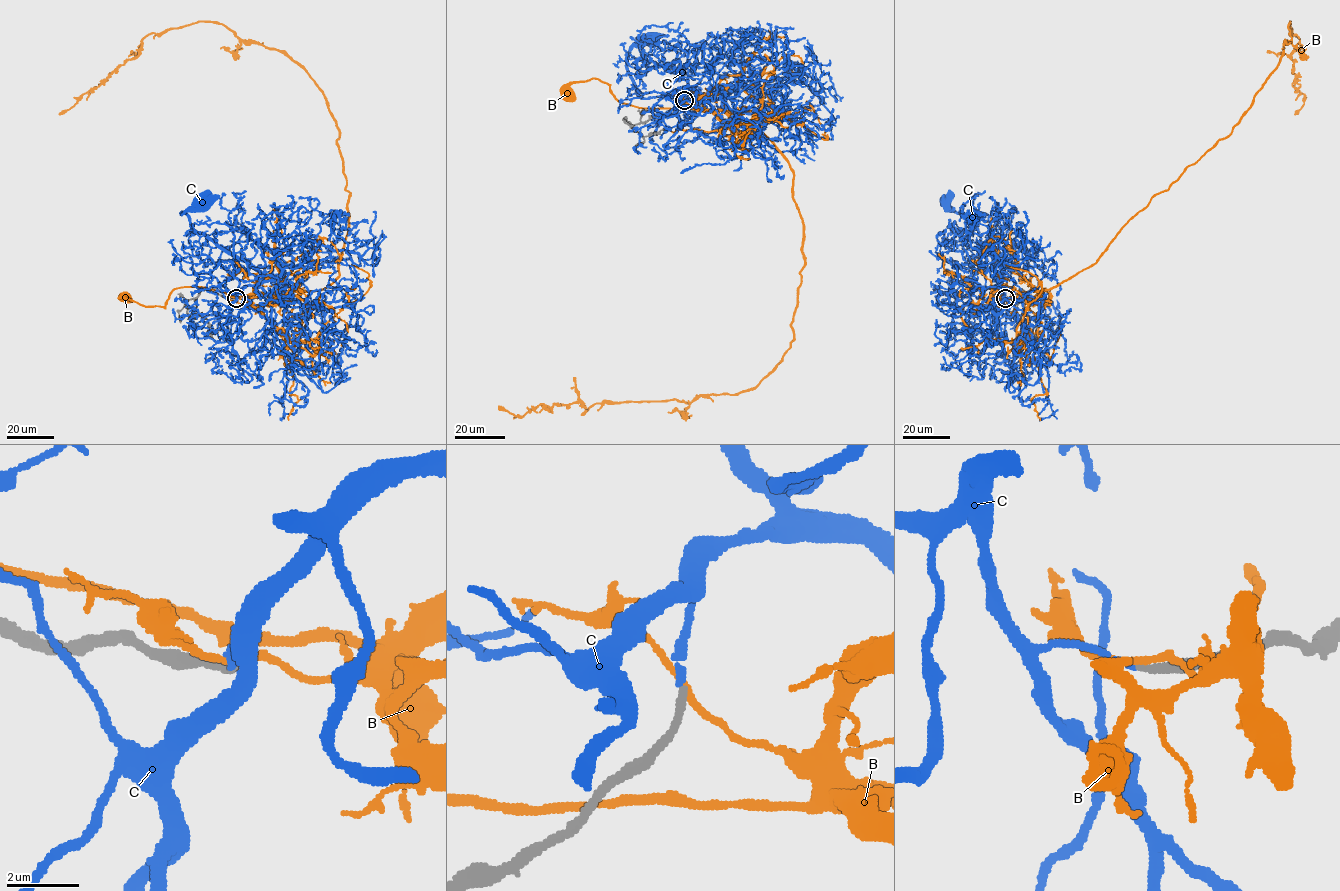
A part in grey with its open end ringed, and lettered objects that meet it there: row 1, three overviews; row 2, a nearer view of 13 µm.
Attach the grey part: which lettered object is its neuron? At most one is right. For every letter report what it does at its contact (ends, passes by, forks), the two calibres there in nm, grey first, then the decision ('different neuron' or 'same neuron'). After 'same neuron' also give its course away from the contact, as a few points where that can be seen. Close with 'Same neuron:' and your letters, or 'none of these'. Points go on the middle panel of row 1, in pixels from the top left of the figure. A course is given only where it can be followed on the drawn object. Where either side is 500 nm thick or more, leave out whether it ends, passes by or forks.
B: it passes by | 220/170 nm | different neuron
C: it ends | 200/160 nm | same neuron | via (684, 101), (690, 90), (713, 98), (686, 88), (638, 94), (629, 51), (651, 38)
Same neuron: C

